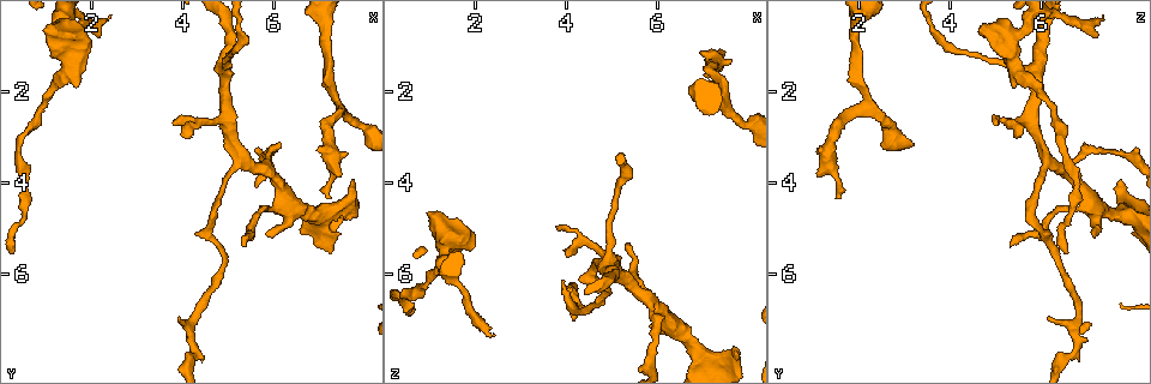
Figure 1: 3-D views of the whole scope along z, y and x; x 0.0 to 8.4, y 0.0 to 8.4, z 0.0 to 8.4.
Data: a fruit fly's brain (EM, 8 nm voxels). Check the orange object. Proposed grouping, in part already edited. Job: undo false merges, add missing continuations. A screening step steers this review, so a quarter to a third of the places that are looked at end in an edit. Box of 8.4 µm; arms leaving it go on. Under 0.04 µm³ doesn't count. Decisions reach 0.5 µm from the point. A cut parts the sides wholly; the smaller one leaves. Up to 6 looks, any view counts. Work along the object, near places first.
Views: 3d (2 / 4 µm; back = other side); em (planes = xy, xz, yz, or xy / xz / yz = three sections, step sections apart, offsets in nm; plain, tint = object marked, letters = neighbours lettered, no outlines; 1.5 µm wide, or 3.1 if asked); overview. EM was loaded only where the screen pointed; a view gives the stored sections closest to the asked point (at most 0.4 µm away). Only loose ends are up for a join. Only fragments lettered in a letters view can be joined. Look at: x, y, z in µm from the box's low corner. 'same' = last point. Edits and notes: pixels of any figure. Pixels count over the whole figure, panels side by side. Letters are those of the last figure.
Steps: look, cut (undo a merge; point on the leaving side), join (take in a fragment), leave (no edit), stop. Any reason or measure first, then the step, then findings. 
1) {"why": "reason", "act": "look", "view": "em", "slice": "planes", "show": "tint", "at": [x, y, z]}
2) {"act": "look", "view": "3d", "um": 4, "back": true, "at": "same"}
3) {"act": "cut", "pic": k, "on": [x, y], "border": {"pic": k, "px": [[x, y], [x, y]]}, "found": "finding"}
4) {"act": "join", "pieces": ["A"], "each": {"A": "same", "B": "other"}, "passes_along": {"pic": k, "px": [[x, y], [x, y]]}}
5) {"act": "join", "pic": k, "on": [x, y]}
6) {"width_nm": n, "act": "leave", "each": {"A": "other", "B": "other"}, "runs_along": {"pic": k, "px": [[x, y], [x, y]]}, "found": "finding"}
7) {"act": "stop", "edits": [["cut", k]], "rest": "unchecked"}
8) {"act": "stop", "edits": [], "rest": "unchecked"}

{"why": "sharp bend", "act": "look", "view": "3d", "um": 2, "back": true, "at": [7.45, 2.25, 2.15]}

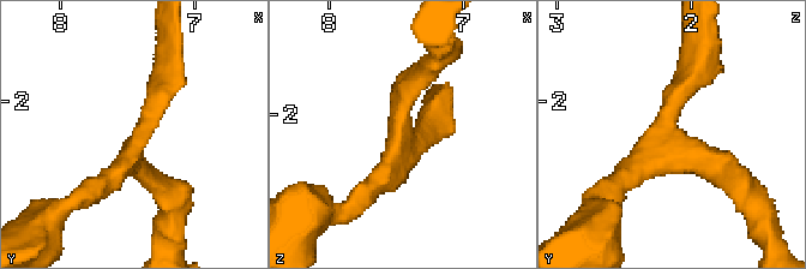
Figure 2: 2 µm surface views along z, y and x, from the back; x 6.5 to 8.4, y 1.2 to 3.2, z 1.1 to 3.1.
{"arms": 3, "arm_widths_nm": [190, 190, 200], "why": "need the tissue", "act": "look", "view": "em", "slice": "yz", "step": 8, "show": "tint", "at": [7.42, 2.26, 2.18]}

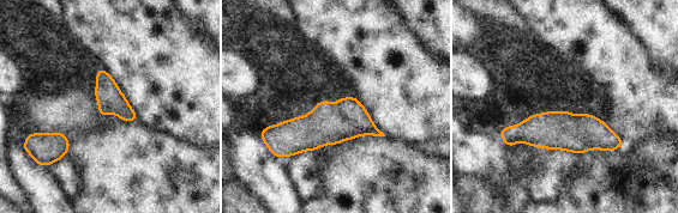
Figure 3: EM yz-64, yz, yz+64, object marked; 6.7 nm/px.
{"act": "look", "view": "em", "slice": "planes", "show": "letters", "at": "same"}

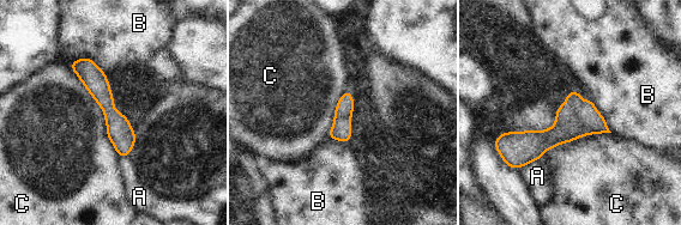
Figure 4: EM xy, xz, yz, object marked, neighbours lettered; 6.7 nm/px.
{"act": "leave", "each": {"A": "other", "B": "other", "C": "other"}, "runs_along": {"pic": 4, "px": [[74, 65], [100, 89], [125, 153]]}, "found": "all the same cell"}

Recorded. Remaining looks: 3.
{"why": "branch stops here", "act": "look", "view": "3d", "um": 2, "at": [7.75, 4.00, 7.65]}

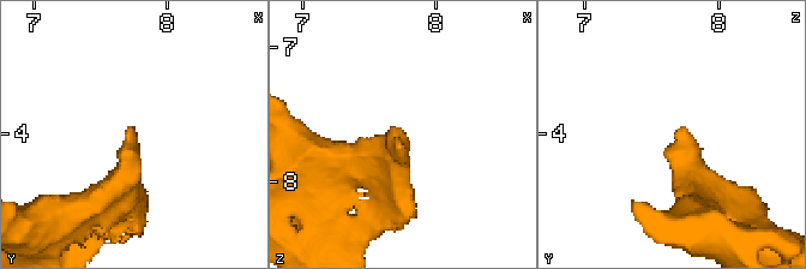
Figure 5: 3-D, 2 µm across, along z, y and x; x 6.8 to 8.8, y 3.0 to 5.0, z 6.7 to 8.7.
{"why": "shape alone is not enough", "act": "look", "view": "em", "slice": "planes", "show": "tint", "at": [7.70, 3.96, 7.70]}

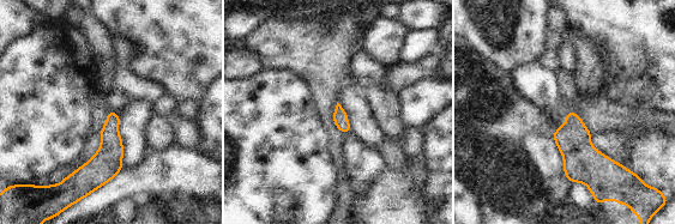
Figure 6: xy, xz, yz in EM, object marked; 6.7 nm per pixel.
{"act": "look", "view": "em", "slice": "planes", "show": "letters", "at": "same"}

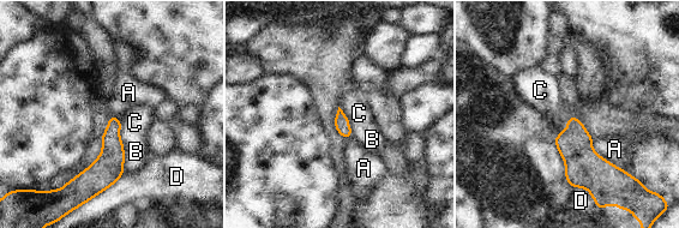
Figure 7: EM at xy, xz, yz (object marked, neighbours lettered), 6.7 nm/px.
{"act": "leave", "each": {"A": "other", "B": "other", "C": "other", "D": "other"}, "border": {"pic": 7, "px": [[338, 107], [353, 131]]}, "found": "no lettered fragment goes on from it"}

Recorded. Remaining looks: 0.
{"act": "stop", "edits": [], "rest": "unchecked"}

